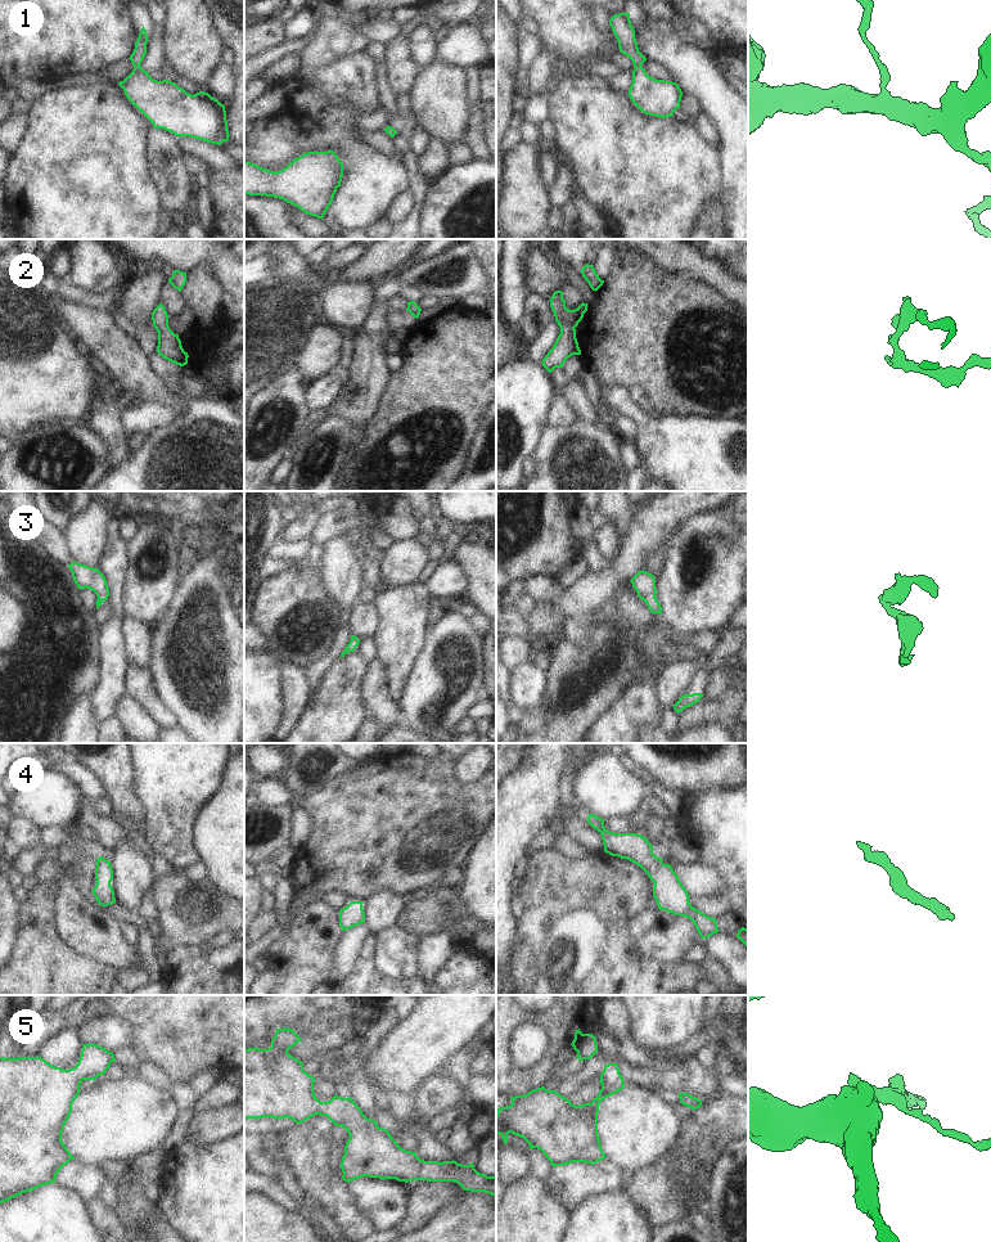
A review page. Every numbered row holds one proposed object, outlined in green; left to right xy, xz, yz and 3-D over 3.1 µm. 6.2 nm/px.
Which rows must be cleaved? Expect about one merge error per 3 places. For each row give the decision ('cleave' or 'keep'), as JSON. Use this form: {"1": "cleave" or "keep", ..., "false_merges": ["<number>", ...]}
{"1": "keep", "2": "keep", "3": "keep", "4": "keep", "5": "keep", "false_merges": []}

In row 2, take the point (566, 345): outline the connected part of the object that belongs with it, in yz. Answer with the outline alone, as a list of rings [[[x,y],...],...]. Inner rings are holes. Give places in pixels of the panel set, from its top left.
[[[557,291],[550,298],[550,307],[554,312],[555,321],[560,327],[560,333],[548,355],[542,359],[542,366],[551,373],[555,368],[563,368],[563,364],[572,355],[581,355],[576,338],[576,327],[587,311],[587,303],[581,303],[577,309],[566,307],[563,292]]]

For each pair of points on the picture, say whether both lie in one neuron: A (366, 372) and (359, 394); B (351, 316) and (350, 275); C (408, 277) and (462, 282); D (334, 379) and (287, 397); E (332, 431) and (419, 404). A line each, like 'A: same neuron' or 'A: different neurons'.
A: same neuron
B: different neurons
C: same neuron
D: different neurons
E: different neurons

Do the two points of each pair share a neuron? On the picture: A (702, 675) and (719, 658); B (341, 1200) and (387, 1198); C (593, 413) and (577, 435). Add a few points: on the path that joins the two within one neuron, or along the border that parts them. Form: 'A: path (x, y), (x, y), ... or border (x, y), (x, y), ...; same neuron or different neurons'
A: border (703, 669), (708, 673); different neurons
B: border (347, 1183), (356, 1206), (373, 1224); different neurons
C: border (580, 418), (595, 424), (603, 424); different neurons

